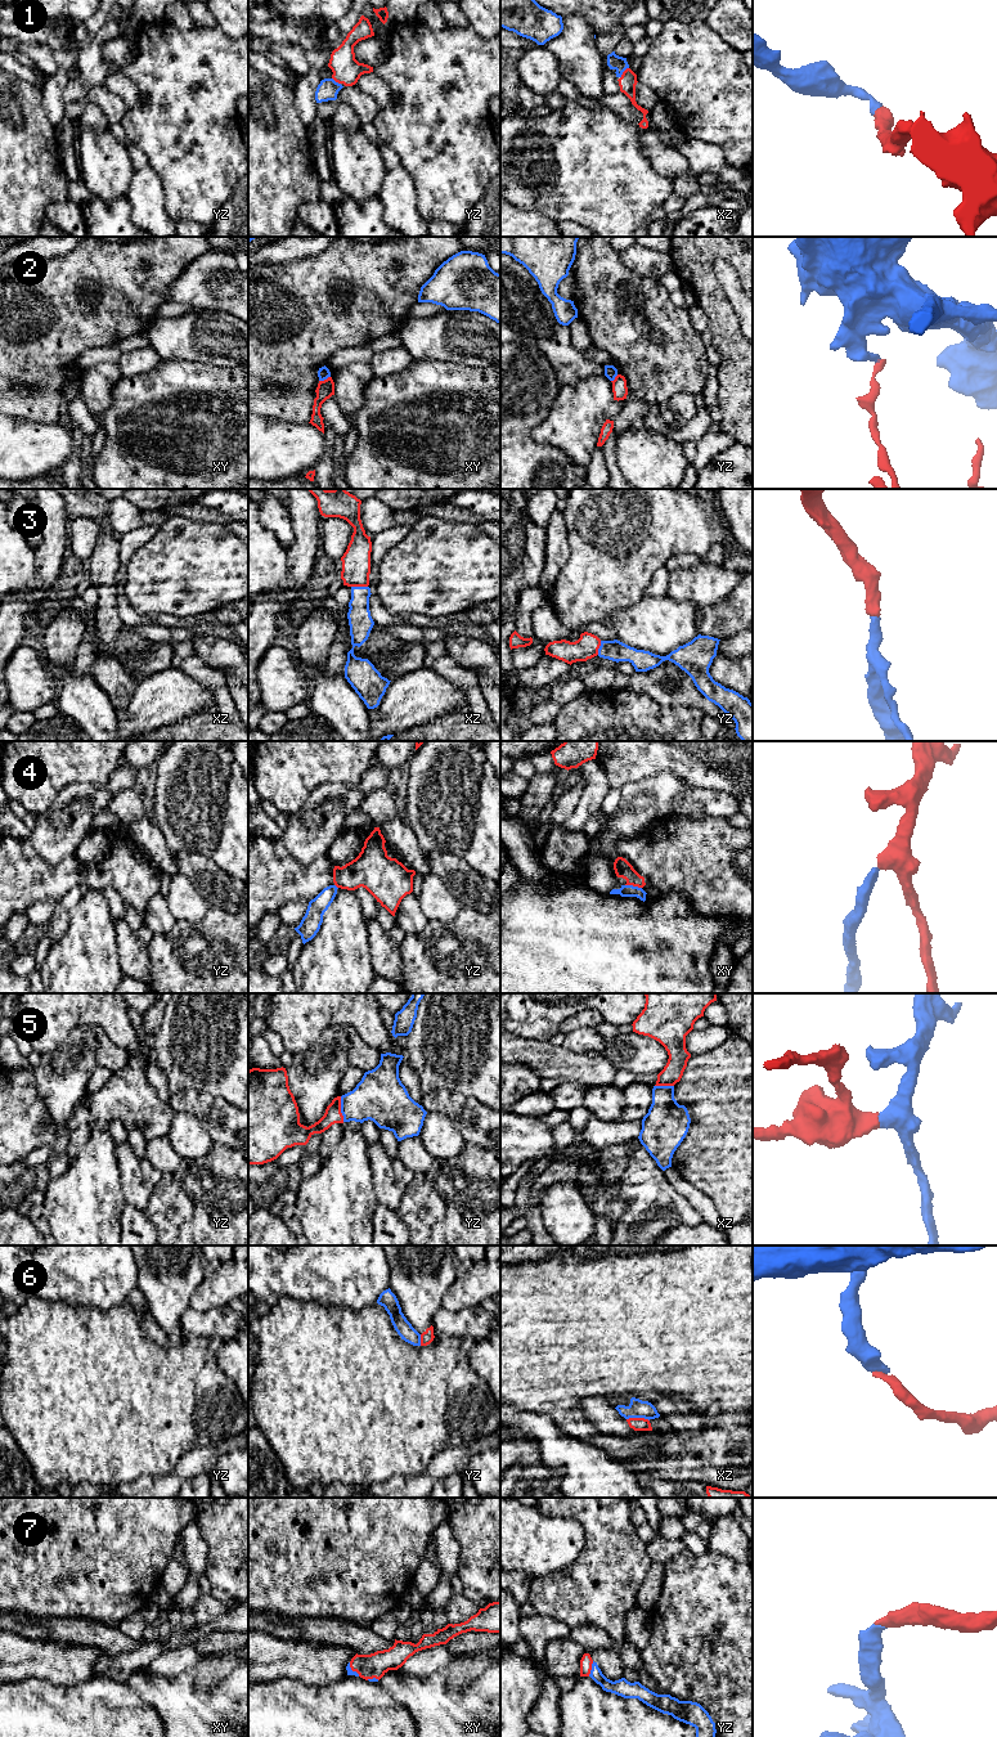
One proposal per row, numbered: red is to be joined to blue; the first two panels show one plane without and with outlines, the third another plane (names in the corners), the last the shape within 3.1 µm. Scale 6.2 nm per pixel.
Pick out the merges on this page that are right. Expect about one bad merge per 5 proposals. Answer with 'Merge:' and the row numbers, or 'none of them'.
Merge: 1, 3, 5, 6, 7

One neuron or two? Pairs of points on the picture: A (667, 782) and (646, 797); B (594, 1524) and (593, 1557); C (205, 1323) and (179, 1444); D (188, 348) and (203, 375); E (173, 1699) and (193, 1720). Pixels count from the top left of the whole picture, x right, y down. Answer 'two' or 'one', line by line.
A: one
B: one
C: two
D: two
E: one

